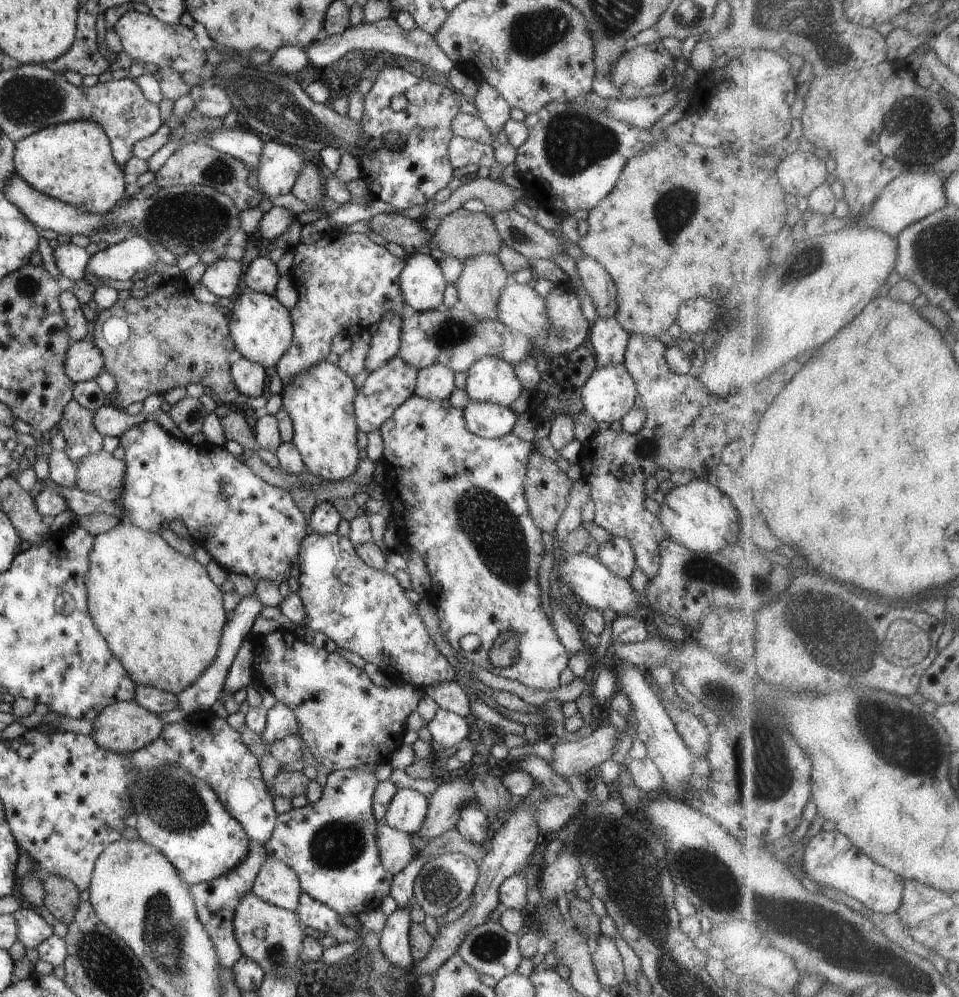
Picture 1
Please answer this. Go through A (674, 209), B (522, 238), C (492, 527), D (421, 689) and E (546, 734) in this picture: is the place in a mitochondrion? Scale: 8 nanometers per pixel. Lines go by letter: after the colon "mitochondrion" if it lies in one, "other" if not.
A: mitochondrion
B: mitochondrion
C: mitochondrion
D: other
E: other

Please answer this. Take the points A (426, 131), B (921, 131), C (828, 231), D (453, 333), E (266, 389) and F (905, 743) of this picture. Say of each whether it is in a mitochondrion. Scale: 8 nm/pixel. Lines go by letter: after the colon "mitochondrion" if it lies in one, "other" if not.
A: mitochondrion
B: mitochondrion
C: other
D: mitochondrion
E: other
F: mitochondrion

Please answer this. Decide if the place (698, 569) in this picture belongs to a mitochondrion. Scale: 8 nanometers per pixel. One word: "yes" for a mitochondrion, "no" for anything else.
yes

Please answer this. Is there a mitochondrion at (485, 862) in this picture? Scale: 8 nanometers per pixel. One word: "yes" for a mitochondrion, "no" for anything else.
no

